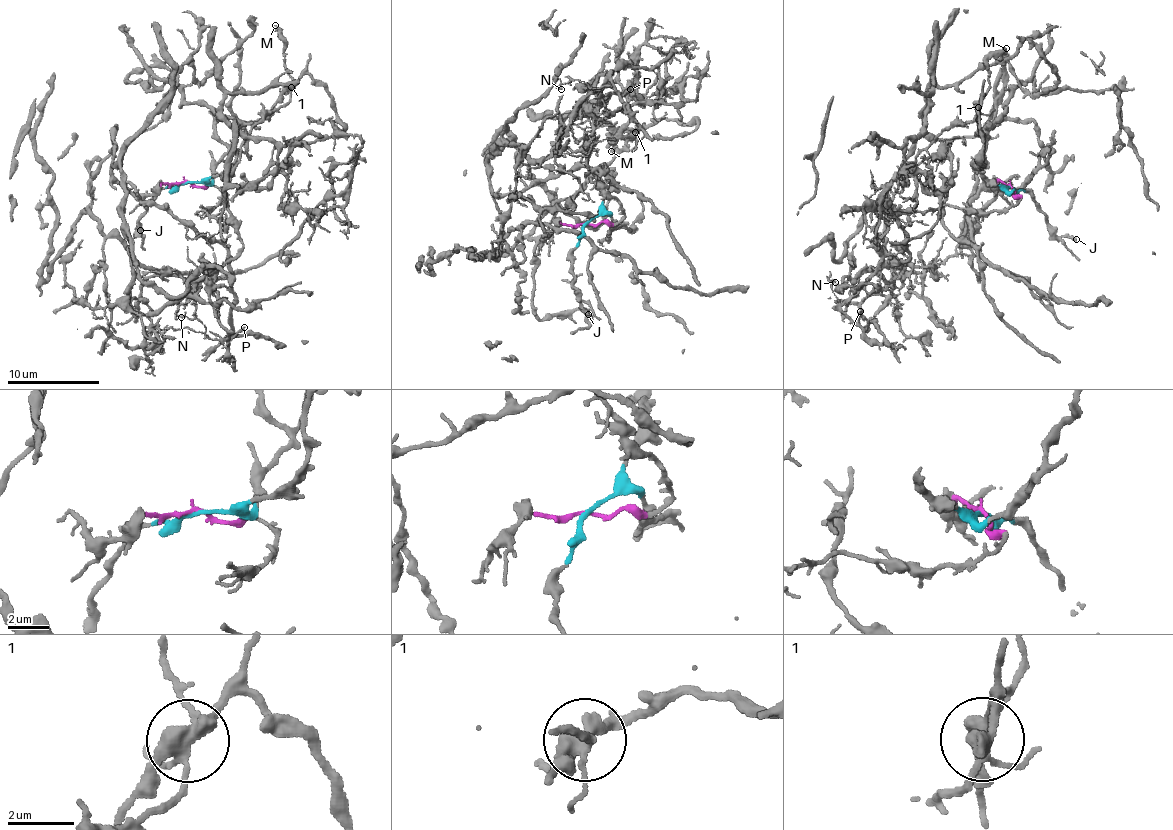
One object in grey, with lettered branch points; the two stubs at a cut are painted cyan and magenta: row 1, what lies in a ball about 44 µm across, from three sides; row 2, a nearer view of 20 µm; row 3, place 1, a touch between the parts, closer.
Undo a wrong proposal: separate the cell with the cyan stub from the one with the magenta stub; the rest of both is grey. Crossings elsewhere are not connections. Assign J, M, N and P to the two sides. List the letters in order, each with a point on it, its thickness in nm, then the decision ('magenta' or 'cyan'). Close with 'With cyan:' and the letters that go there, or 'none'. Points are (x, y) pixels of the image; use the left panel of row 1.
J: (140, 230) | 240 nm | cyan
M: (275, 25) | 300 nm | magenta
N: (181, 317) | 110 nm | magenta
P: (244, 327) | 170 nm | magenta
With cyan: J

